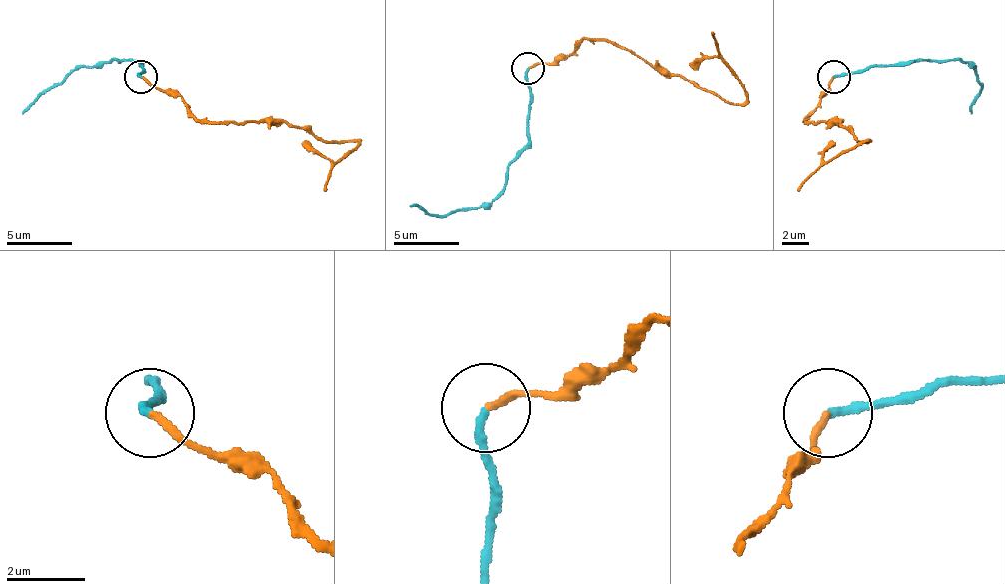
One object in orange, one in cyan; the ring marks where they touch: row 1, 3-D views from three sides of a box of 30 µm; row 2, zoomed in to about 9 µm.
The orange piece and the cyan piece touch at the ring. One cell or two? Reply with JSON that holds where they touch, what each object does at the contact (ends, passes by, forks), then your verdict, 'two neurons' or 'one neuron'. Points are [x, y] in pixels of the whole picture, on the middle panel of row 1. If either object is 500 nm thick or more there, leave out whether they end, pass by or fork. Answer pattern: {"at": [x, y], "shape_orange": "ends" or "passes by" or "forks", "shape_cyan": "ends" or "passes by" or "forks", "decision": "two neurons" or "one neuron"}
{"at": [528, 68], "shape_orange": "ends", "shape_cyan": "ends", "decision": "one neuron"}

